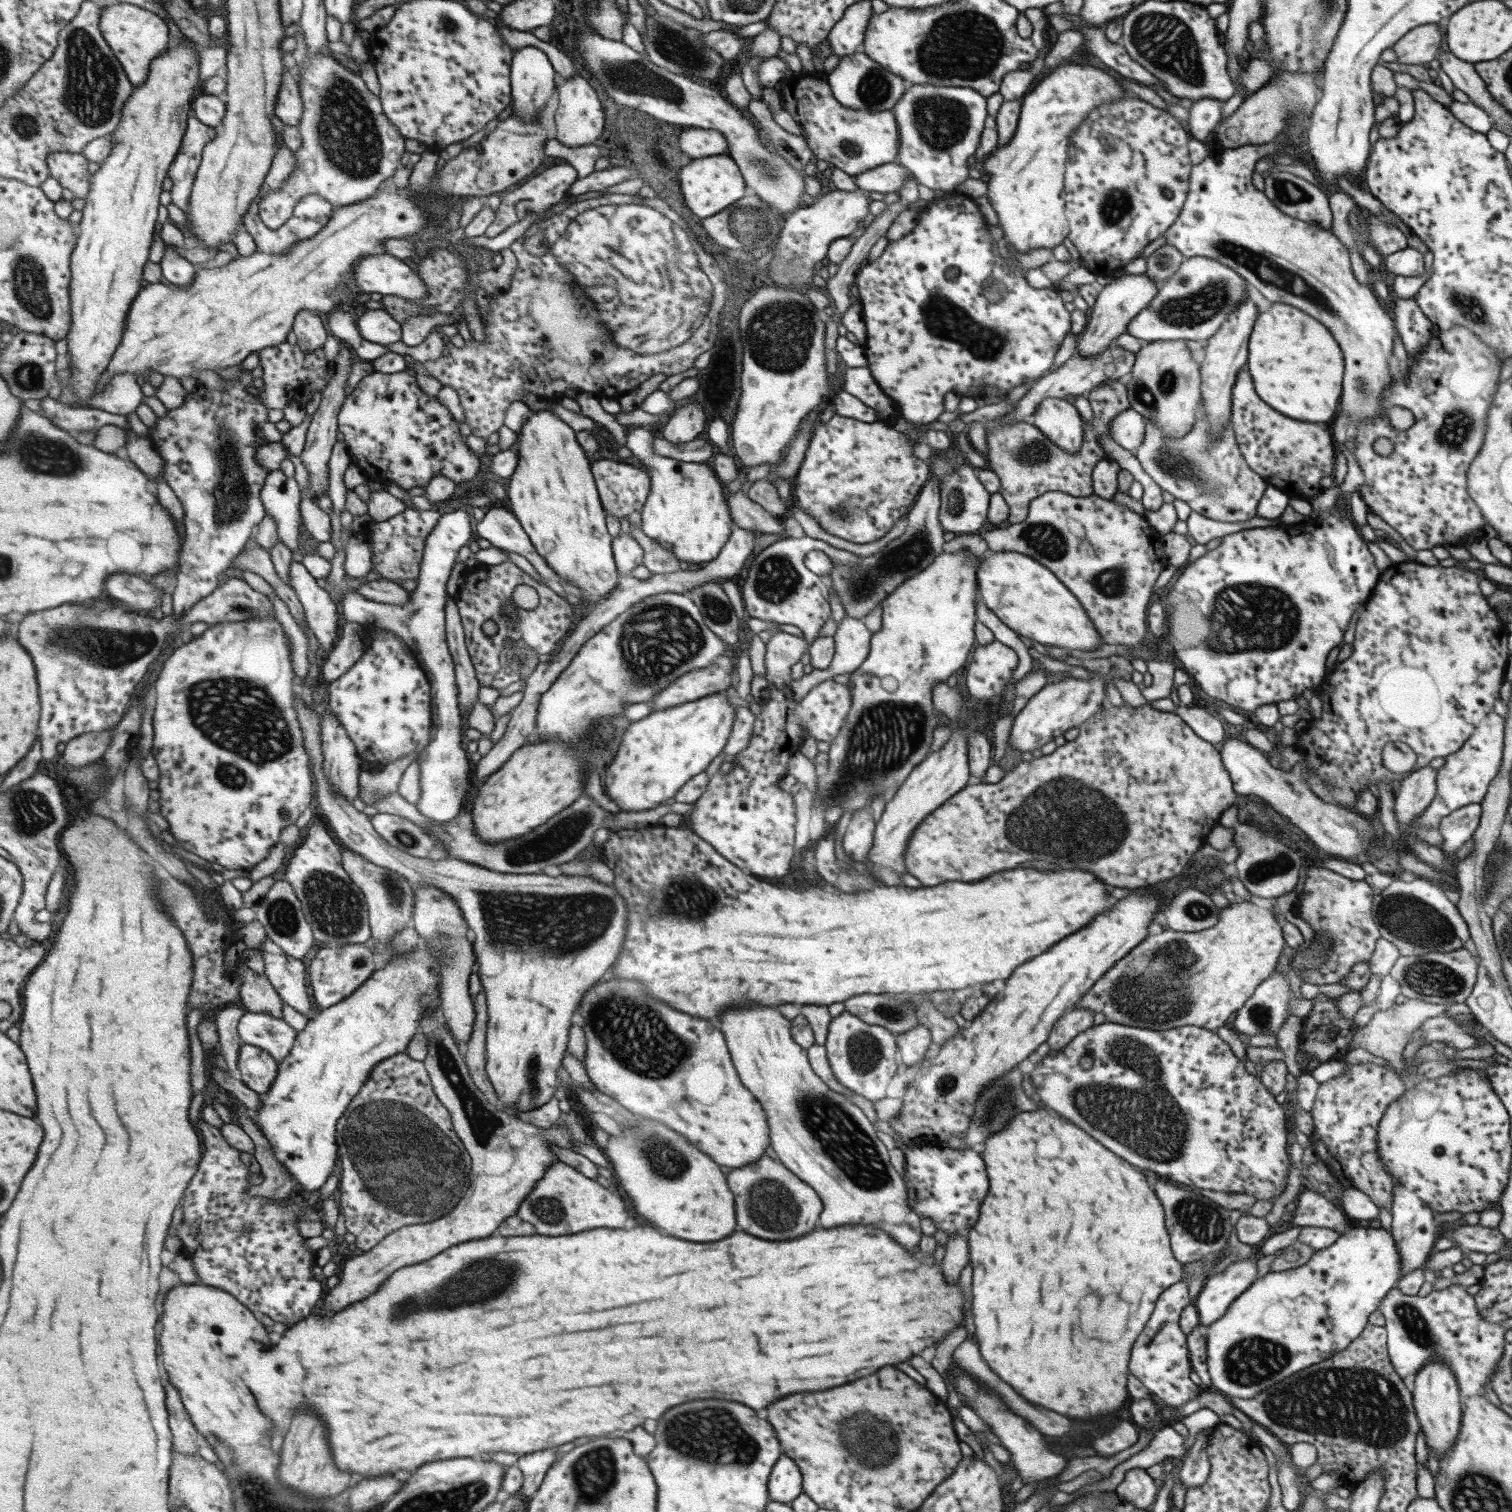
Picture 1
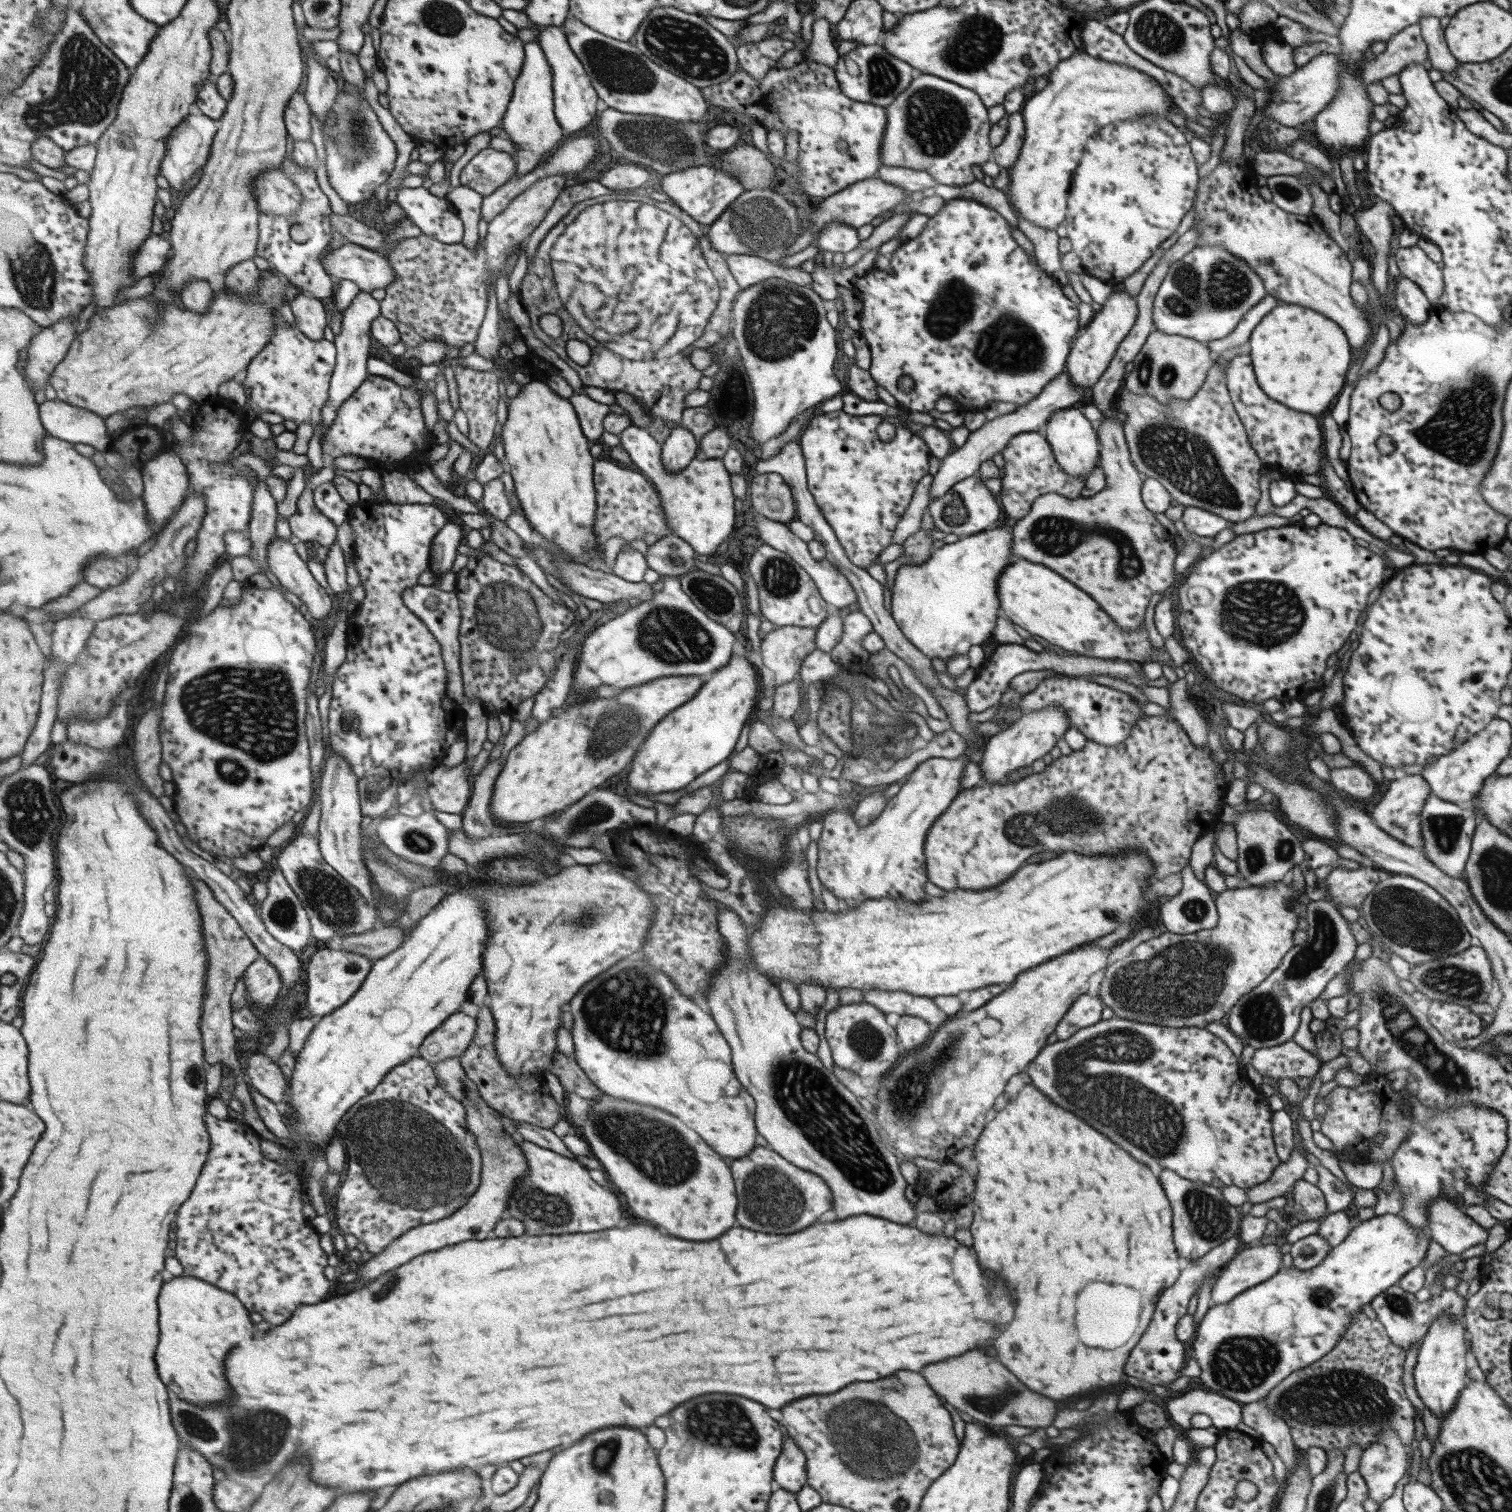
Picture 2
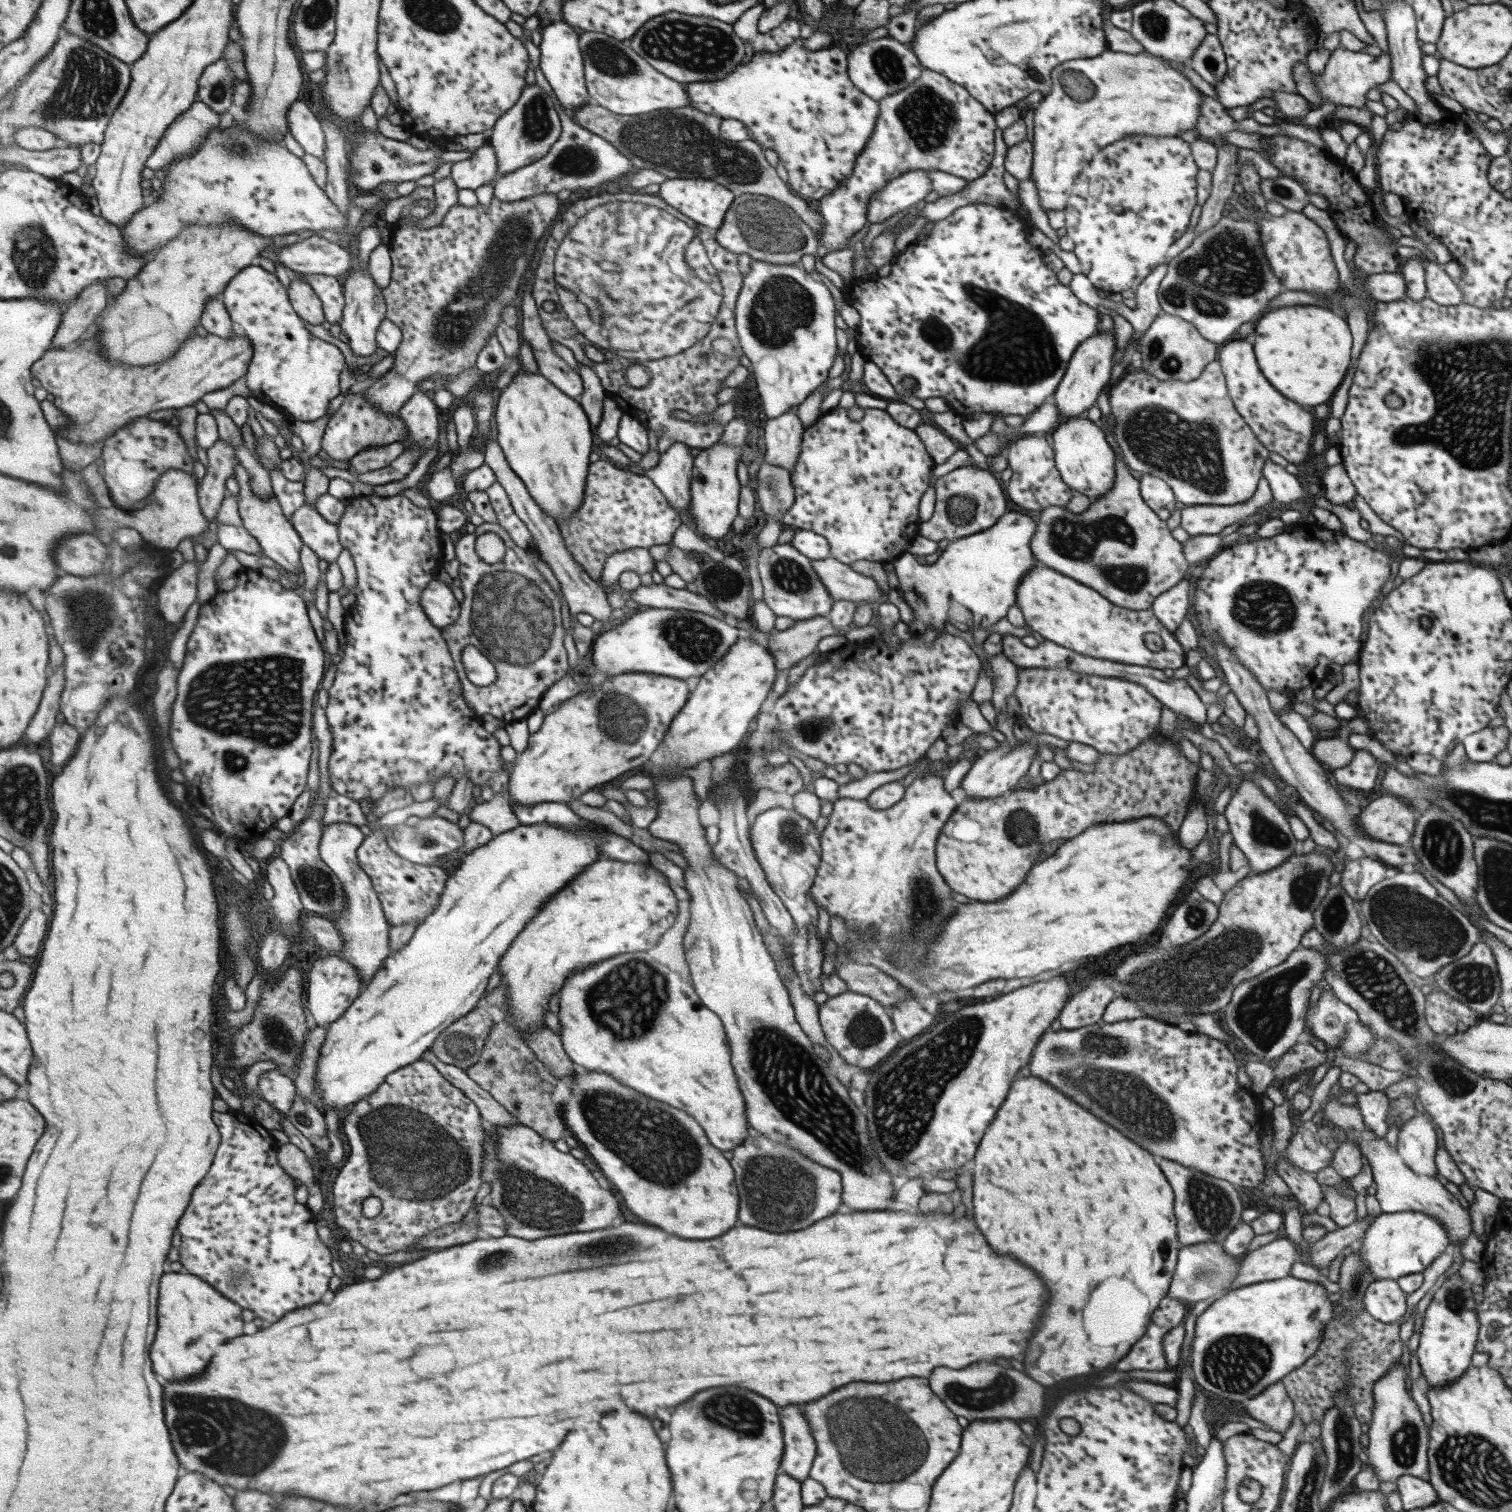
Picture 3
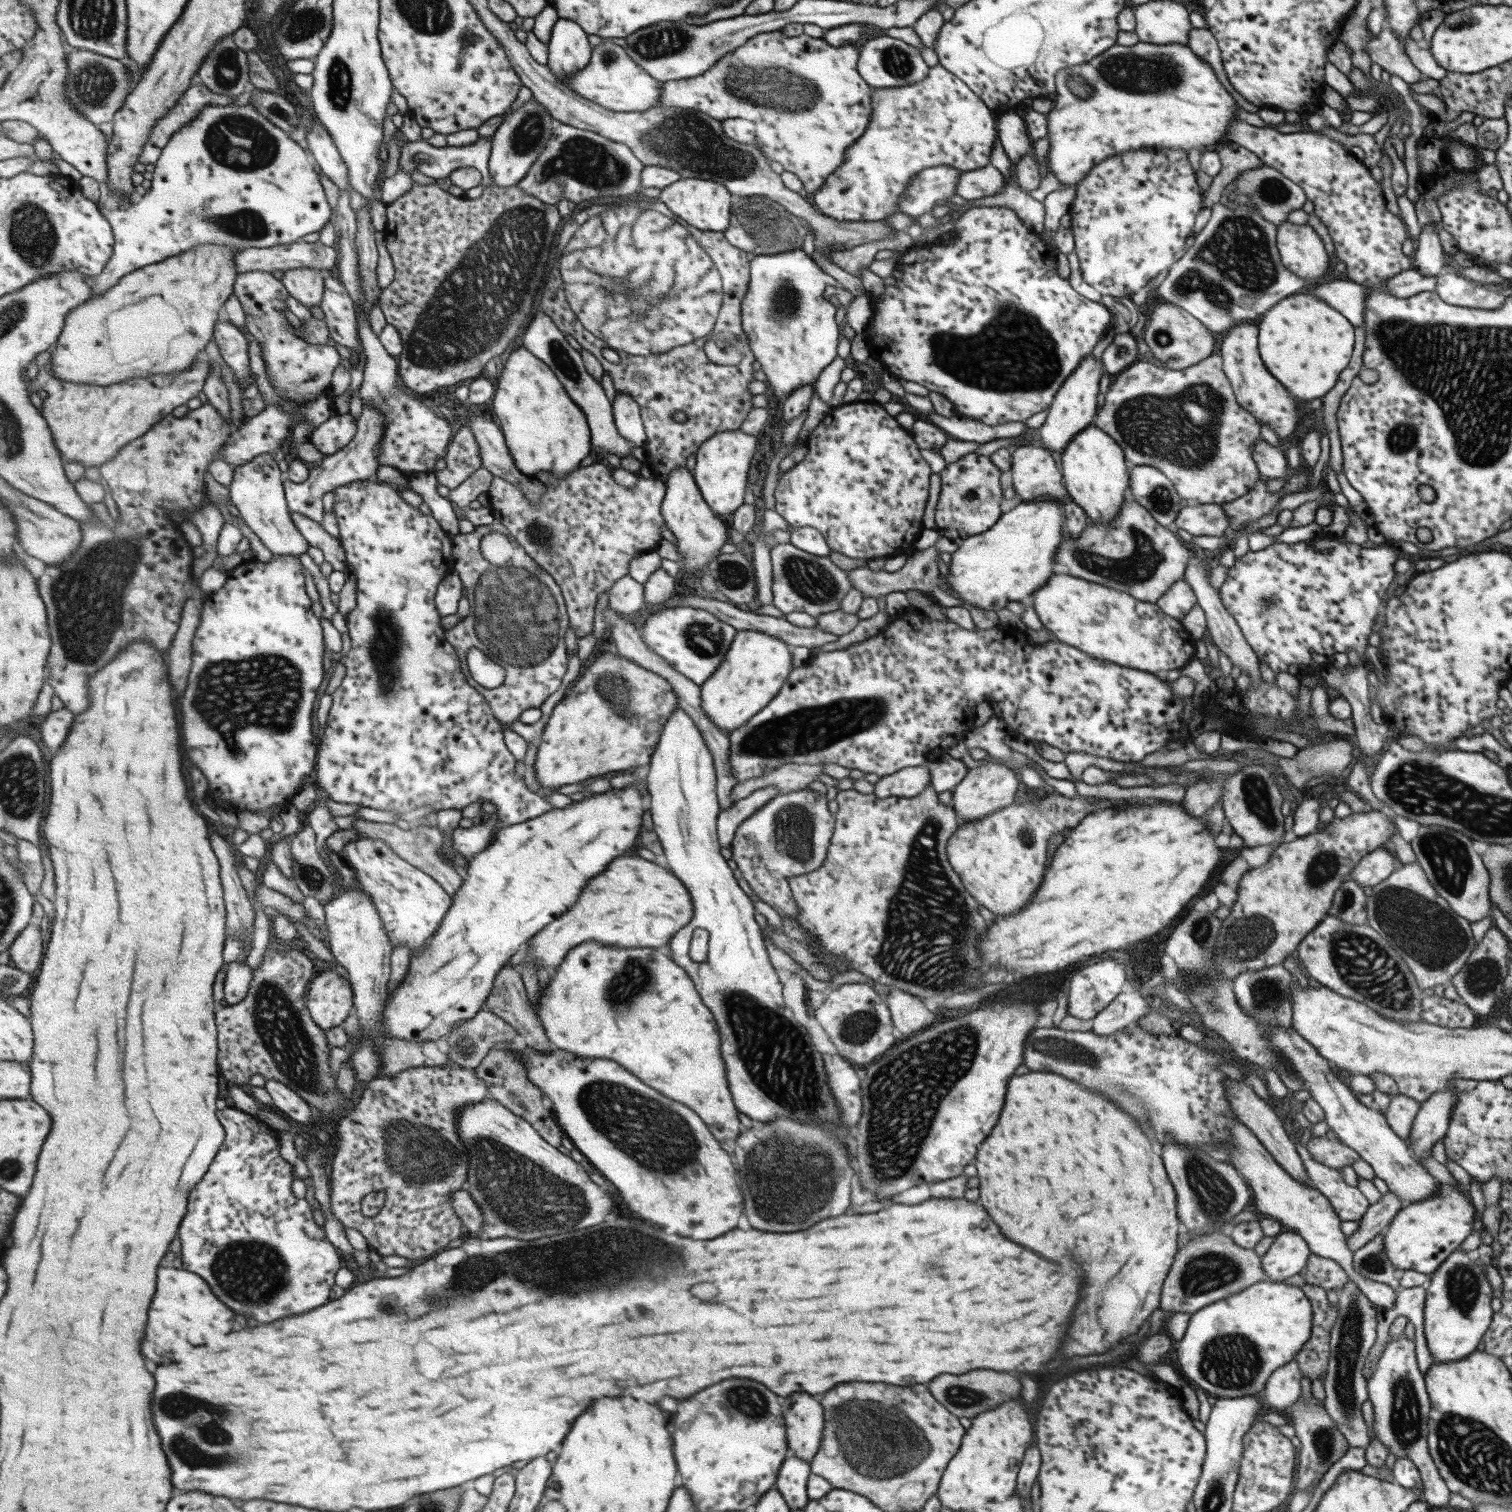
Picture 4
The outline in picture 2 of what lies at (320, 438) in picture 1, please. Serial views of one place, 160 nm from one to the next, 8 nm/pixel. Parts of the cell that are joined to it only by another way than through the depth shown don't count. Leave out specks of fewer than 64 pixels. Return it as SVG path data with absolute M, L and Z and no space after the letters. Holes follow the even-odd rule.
M363 291L356 295L343 313L342 331L334 339L338 350L338 361L331 379L330 395L321 415L321 423L319 423L319 426L322 427L320 428L322 442L324 442L326 432L333 426L333 422L337 420L340 406L348 398L351 398L351 395L362 386L369 376L367 362L369 362L369 358L373 355L373 350L375 350L373 349L372 326L381 315L381 301L373 298L371 293Z

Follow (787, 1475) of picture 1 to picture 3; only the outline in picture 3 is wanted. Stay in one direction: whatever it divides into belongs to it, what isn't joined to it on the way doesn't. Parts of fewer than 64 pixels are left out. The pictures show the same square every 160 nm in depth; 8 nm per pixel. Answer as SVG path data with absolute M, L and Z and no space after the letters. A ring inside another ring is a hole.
M799 1406L781 1408L779 1420L784 1444L779 1472L801 1482L808 1477L816 1453L811 1429L808 1422L805 1422Z

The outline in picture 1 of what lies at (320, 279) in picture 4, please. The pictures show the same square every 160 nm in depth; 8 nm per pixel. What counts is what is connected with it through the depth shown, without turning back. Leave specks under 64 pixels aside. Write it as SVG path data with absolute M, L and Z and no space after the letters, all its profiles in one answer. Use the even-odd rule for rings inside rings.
M305 309L296 316L293 330L297 336L297 343L308 353L321 348L327 342L327 328L317 313Z

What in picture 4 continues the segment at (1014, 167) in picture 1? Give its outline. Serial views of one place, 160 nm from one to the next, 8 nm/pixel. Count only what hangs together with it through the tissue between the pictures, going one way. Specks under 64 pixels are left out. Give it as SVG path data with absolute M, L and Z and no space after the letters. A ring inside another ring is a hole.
M1137 41L1133 46L1110 46L1107 50L1098 54L1095 58L1061 68L1060 72L1054 77L1054 85L1056 86L1056 102L1053 102L1051 109L1047 113L1047 137L1048 151L1046 154L1047 168L1049 172L1059 180L1059 184L1064 188L1074 187L1076 184L1089 173L1093 166L1097 165L1105 159L1127 151L1137 150L1157 150L1157 149L1179 149L1181 151L1189 151L1192 148L1199 149L1201 146L1211 146L1223 140L1226 136L1228 124L1236 118L1235 110L1237 103L1229 94L1229 91L1221 84L1217 78L1215 71L1210 68L1208 62L1199 58L1186 44L1171 43L1171 44L1149 44L1148 42Z

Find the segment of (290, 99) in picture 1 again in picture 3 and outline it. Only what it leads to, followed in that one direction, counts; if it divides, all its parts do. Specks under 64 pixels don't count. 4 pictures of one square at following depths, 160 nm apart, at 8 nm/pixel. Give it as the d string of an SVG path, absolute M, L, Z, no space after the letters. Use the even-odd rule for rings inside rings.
M295 101L288 112L288 121L293 138L299 142L305 154L325 160L325 131L321 119L305 104Z

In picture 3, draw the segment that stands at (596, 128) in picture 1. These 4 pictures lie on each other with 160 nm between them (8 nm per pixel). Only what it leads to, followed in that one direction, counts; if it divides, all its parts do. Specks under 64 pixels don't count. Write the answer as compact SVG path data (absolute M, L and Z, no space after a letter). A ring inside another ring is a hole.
M551 18L550 23L542 31L542 43L539 46L540 70L553 88L561 106L565 108L567 113L572 114L574 110L593 102L585 78L584 54L580 45L580 35L567 21Z

